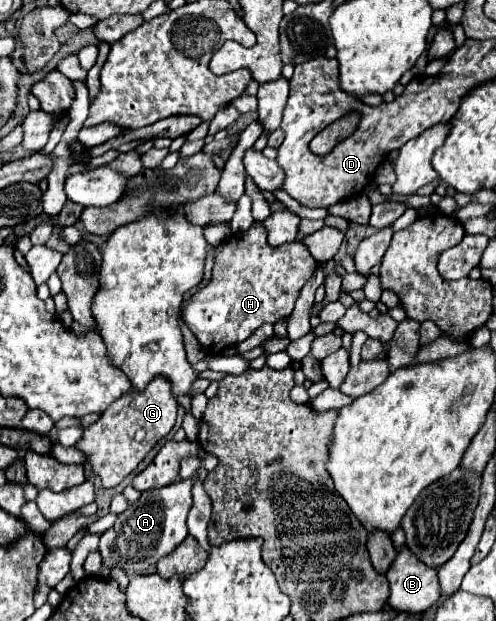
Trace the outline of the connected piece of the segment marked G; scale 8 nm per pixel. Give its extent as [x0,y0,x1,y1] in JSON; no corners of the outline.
[77,376,177,488]

